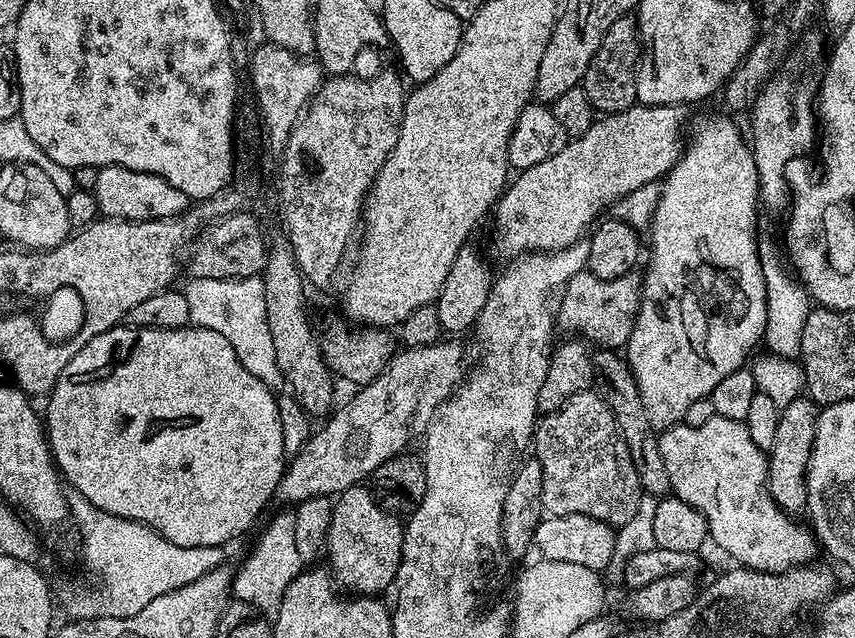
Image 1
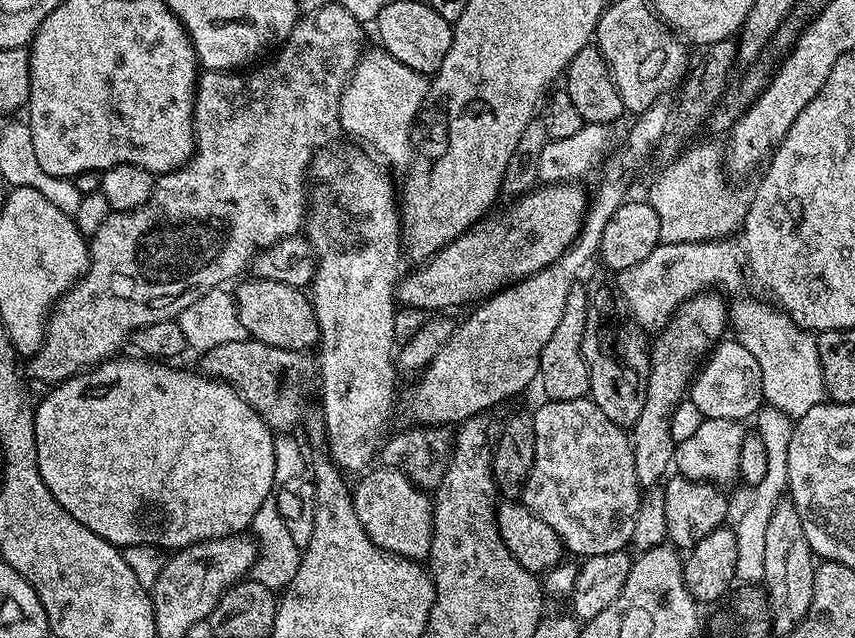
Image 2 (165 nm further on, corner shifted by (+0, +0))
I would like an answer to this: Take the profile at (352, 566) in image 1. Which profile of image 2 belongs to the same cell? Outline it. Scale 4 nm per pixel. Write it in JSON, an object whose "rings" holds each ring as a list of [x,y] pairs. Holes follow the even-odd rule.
{"rings":[[[376,466],[357,480],[360,481],[351,489],[352,501],[368,537],[384,552],[417,562],[427,561],[432,545],[433,497],[417,488],[397,468]]]}

